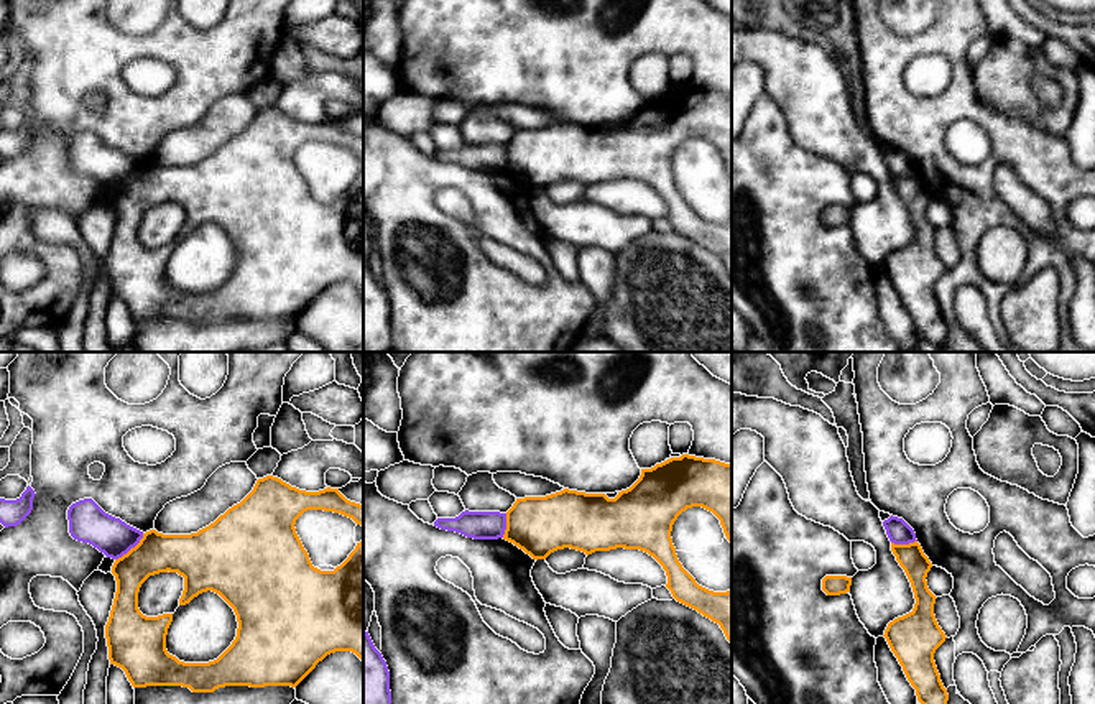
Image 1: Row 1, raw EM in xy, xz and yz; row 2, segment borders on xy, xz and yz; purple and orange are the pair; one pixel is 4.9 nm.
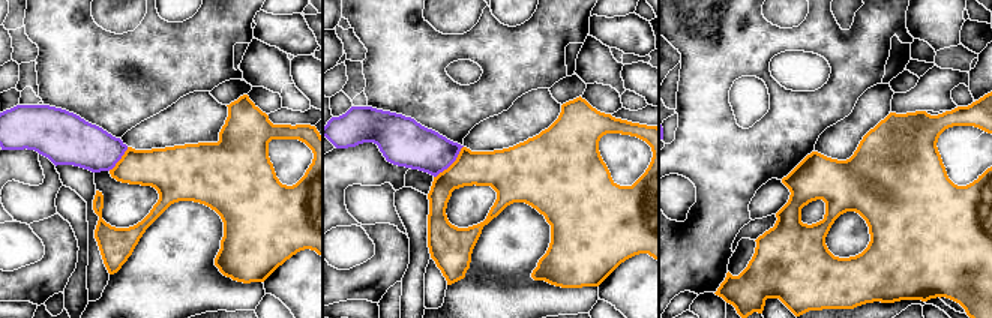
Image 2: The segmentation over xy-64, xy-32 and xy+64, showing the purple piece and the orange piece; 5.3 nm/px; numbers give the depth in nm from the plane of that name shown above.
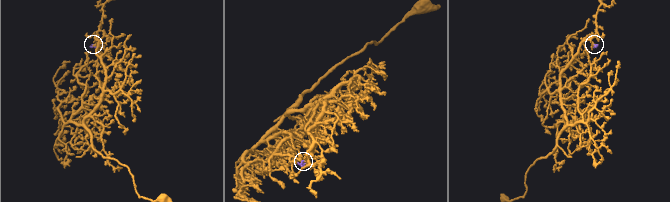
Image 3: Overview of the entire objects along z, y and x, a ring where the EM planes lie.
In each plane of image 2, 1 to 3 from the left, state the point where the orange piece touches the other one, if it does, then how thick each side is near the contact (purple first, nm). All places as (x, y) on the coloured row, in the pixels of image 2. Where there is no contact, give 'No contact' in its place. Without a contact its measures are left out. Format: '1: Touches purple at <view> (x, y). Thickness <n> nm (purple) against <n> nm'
1: Touches purple at xy-64 (120, 158). Thickness 240 nm (purple) against 240 nm
2: Touches purple at xy-32 (450, 164). Thickness 240 nm (purple) against 200 nm
3: No contact

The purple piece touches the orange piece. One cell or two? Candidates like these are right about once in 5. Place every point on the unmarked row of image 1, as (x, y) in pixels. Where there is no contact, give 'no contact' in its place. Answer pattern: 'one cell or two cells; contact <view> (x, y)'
two cells; contact xy (130, 180)

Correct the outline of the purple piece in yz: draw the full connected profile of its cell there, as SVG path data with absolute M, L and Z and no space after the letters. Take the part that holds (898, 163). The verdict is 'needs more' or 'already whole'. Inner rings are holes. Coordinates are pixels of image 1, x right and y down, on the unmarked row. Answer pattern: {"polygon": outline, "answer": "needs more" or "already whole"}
{"polygon": "M891 146L883 153L883 158L889 173L894 176L909 176L917 173L914 161L903 150Z", "answer": "already whole"}

